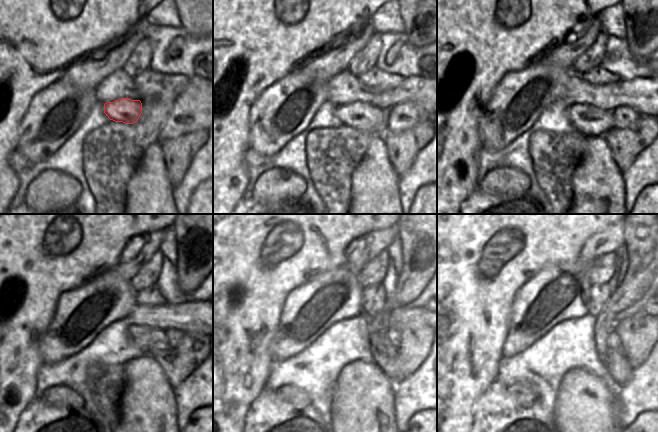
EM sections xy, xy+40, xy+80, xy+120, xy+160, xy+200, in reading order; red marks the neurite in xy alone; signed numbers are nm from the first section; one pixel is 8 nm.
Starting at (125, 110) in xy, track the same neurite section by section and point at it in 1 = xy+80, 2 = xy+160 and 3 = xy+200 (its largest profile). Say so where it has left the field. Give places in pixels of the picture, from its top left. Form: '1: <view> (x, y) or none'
1: xy+80 (587, 119)
2: xy+160 (380, 348)
3: xy+200 (617, 365)

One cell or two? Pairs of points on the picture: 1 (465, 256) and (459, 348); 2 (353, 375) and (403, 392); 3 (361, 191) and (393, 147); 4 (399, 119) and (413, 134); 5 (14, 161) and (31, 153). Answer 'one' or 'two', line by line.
1: one
2: two
3: two
4: two
5: two

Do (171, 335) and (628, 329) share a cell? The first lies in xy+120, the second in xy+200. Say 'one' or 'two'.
two

